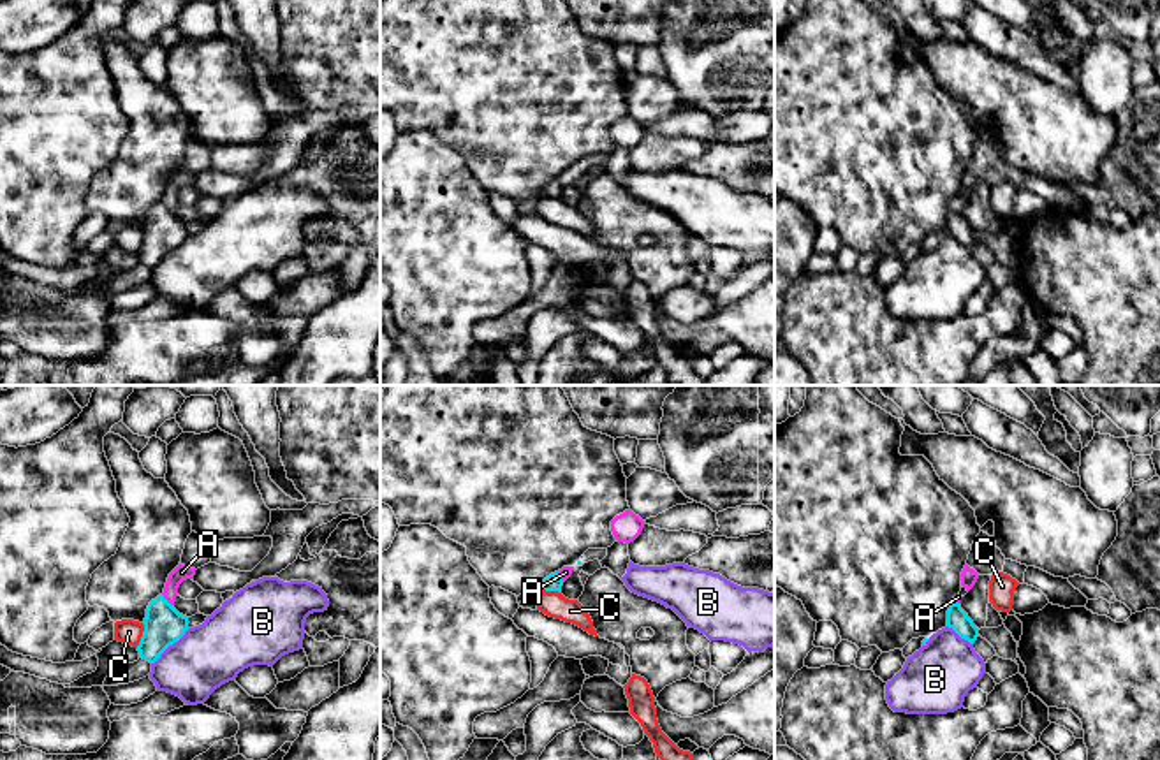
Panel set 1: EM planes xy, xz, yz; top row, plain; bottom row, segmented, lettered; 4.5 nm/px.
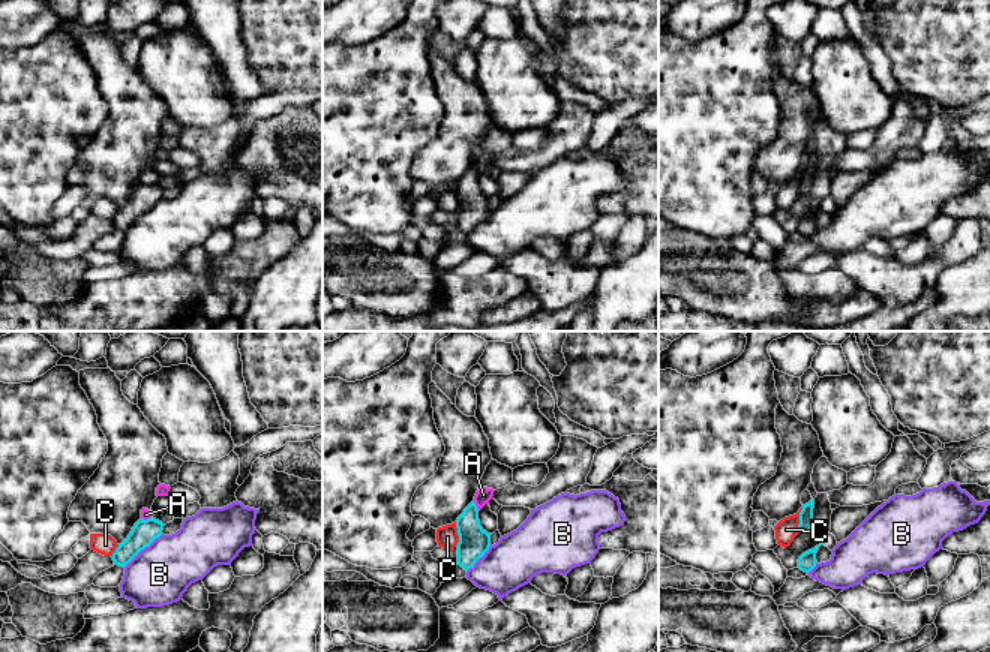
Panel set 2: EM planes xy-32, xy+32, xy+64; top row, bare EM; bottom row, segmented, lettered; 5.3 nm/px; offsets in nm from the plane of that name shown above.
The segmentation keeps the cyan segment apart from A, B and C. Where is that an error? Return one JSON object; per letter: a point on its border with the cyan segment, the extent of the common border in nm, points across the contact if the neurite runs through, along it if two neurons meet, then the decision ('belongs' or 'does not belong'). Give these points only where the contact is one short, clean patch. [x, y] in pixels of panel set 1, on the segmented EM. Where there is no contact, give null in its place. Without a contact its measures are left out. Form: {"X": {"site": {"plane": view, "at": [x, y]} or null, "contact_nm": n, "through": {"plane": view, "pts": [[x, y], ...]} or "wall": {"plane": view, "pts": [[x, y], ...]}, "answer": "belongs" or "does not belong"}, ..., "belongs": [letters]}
{"A": {"site": {"plane": "xy", "at": [166, 600]}, "contact_nm": 80, "wall": {"plane": "xy", "pts": [[162, 593], [173, 606]]}, "answer": "does not belong"}, "B": {"site": {"plane": "xy", "at": [169, 644]}, "contact_nm": 240, "answer": "does not belong"}, "C": {"site": {"plane": "xy", "at": [143, 635]}, "contact_nm": 110, "answer": "does not belong"}, "belongs": []}

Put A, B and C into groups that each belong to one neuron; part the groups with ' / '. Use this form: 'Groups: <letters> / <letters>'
Groups: A / B / C

